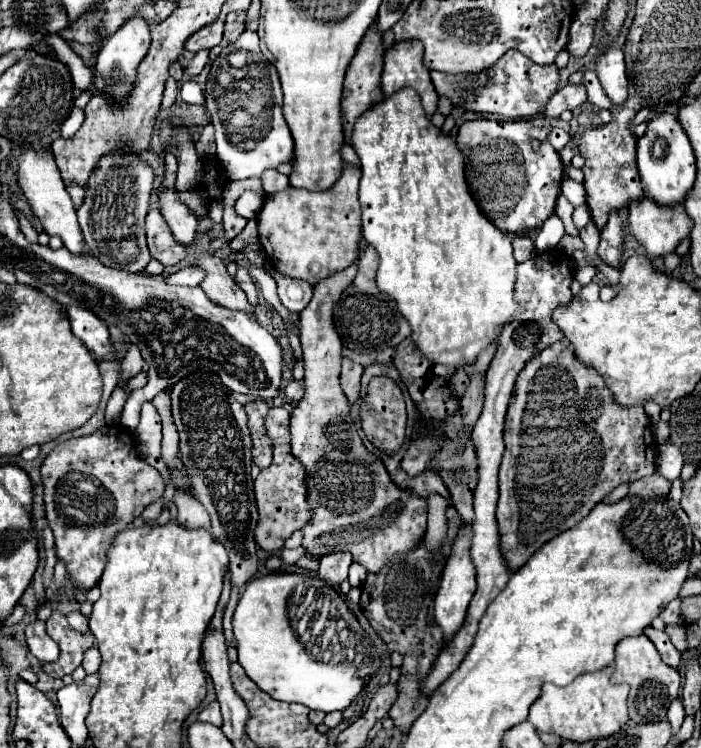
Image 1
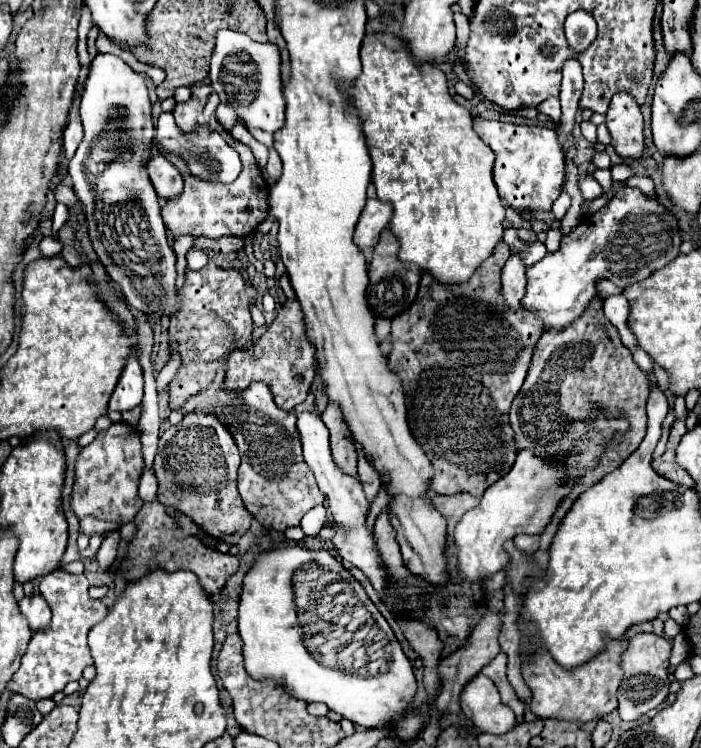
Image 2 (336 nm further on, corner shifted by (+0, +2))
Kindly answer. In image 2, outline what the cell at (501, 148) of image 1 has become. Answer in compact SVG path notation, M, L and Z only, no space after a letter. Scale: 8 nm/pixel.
M474 118L474 132L494 150L494 182L500 198L522 212L548 212L552 202L562 194L564 184L564 152L558 144L558 136L550 126L524 126L504 124L496 120Z

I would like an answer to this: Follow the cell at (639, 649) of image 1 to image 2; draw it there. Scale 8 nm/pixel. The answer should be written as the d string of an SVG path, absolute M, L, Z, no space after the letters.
M636 634L628 640L628 650L622 656L622 670L624 678L618 690L618 712L622 720L640 720L650 710L658 708L662 700L668 696L670 690L670 676L668 676L668 658L670 658L672 644L664 636L656 634Z

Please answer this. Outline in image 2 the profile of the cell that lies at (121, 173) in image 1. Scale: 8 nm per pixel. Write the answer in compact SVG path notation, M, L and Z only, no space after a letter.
M98 54L92 60L82 100L80 118L84 126L84 138L68 164L68 174L72 178L72 188L76 196L84 202L88 234L98 260L104 264L108 276L122 288L126 302L144 314L174 314L178 308L176 290L176 256L166 238L166 228L160 218L160 204L154 186L148 178L148 160L154 138L152 108L148 98L146 78L134 72L120 56Z

